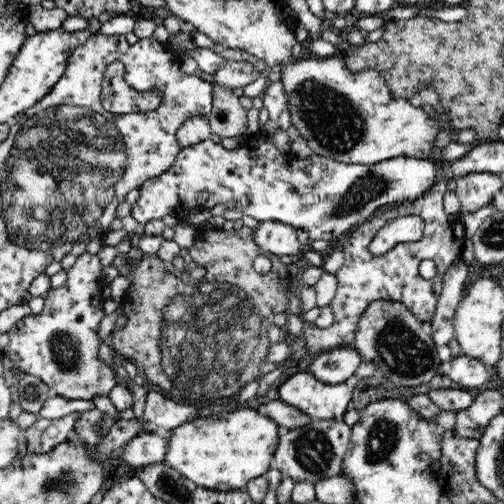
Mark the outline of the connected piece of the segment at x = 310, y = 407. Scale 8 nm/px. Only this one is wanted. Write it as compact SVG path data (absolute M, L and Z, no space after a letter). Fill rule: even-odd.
M302 370L288 376L277 392L280 400L305 412L310 419L342 420L352 400L352 388L352 382L326 383L310 371Z

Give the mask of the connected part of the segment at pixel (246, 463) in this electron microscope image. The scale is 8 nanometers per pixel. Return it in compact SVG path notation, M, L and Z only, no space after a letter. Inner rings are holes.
M249 406L237 408L235 411L228 411L218 418L198 418L178 426L174 434L168 439L168 452L166 452L165 464L177 470L188 480L195 482L197 486L213 489L214 491L230 492L246 487L246 484L257 478L266 475L271 460L274 458L276 448L279 444L279 425L270 417L263 416L257 410Z

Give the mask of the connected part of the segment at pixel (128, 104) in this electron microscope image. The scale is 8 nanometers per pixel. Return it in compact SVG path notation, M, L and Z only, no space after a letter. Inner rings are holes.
M122 63L109 64L104 74L101 90L101 105L114 114L148 112L157 109L162 102L162 91L133 90L124 80Z

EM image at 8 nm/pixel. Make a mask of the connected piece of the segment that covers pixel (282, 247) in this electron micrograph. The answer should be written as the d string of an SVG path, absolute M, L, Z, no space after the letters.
M276 221L259 223L254 238L255 243L267 255L292 256L306 249L293 227Z

